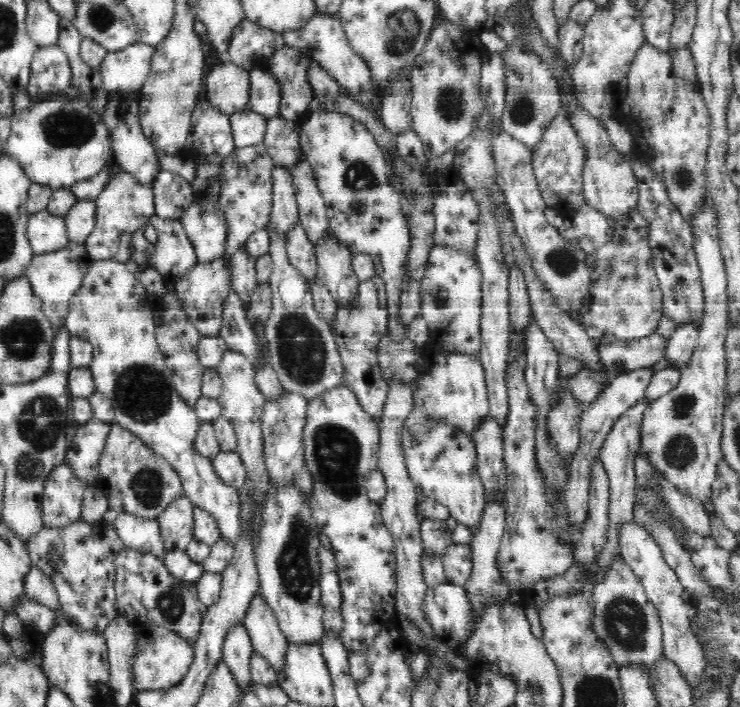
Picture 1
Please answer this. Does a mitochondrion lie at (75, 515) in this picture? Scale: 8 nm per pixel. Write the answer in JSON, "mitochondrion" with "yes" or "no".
{"mitochondrion":"no"}

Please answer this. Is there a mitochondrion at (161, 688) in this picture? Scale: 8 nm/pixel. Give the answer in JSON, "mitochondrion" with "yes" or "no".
{"mitochondrion":"no"}

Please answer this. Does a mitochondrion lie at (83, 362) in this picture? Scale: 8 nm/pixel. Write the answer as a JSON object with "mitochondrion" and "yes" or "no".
{"mitochondrion":"no"}

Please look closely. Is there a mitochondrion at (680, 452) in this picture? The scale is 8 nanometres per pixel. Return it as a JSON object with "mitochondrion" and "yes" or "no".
{"mitochondrion":"yes"}

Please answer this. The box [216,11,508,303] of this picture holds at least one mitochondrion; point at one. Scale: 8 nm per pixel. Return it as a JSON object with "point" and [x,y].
{"point":[450,102]}

